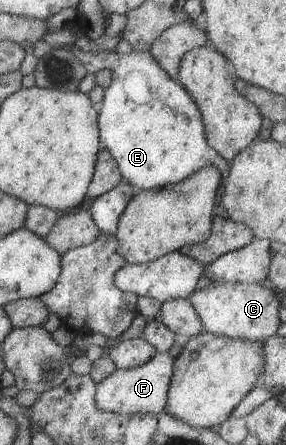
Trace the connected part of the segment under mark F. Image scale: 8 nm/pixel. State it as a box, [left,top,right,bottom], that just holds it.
[95,351,173,416]

